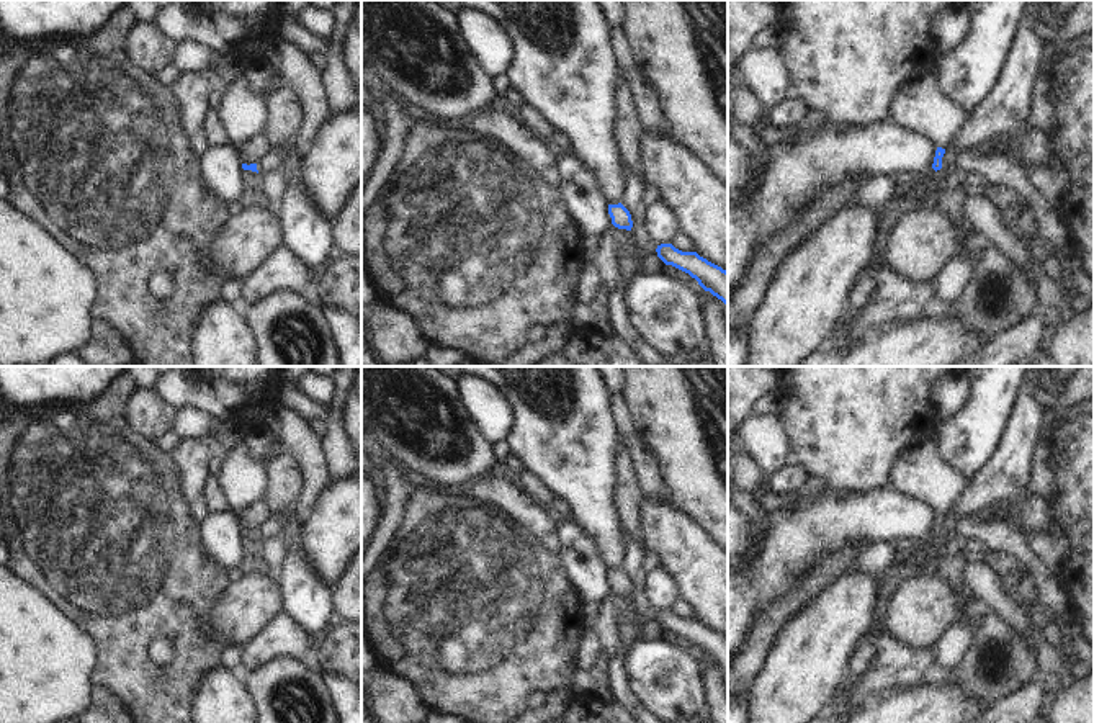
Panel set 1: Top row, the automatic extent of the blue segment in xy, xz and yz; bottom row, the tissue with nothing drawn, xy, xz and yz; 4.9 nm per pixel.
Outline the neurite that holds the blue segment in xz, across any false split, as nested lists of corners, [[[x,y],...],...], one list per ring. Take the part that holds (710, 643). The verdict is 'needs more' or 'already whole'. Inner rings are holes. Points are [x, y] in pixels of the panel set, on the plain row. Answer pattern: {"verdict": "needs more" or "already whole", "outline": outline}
{"verdict": "already whole", "outline": [[[661,610],[657,623],[698,648],[698,651],[728,672],[728,638],[700,623],[697,618],[682,618],[672,610]]]}

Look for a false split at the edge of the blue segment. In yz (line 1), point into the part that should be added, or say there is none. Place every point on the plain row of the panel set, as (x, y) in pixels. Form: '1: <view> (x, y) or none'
1: none

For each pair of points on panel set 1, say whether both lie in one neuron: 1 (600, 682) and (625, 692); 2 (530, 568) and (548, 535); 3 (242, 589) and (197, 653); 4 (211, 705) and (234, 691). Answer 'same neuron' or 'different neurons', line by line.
1: different neurons
2: different neurons
3: different neurons
4: same neuron

